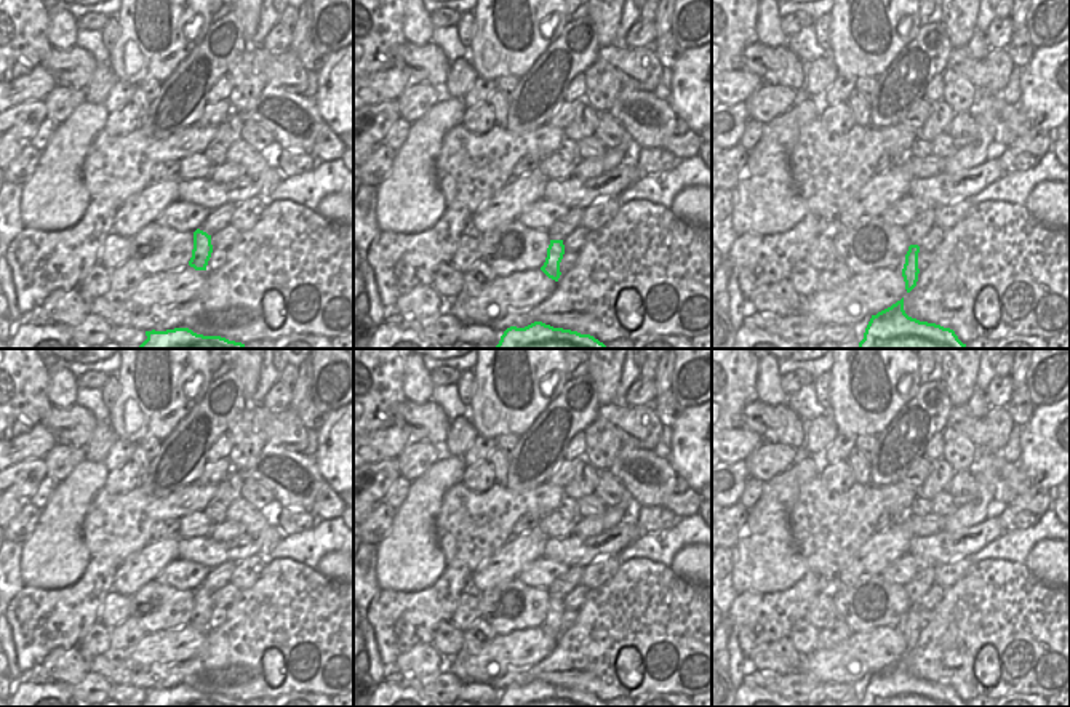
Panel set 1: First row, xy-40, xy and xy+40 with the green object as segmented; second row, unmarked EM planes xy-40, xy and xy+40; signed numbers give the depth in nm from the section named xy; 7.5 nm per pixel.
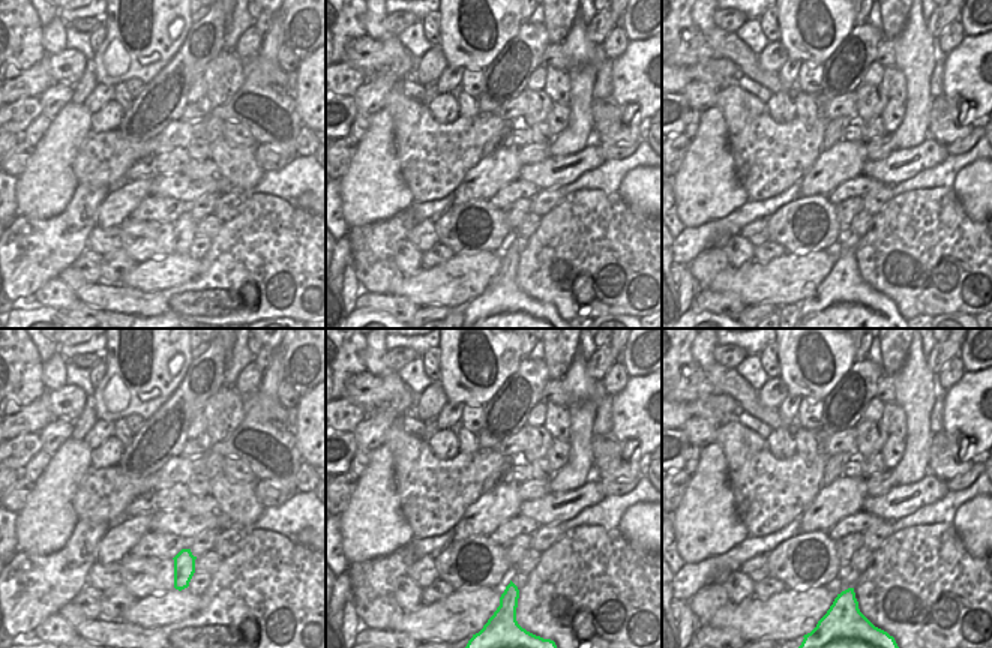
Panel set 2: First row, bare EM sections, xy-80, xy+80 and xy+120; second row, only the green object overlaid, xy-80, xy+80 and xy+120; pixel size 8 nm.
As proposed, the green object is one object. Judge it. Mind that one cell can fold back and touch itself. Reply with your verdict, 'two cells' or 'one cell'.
one cell

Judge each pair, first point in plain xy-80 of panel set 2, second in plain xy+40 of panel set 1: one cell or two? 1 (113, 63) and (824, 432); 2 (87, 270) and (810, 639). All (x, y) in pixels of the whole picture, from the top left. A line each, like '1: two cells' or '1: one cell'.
1: two cells
2: one cell

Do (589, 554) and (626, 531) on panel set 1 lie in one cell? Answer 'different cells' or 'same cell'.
same cell

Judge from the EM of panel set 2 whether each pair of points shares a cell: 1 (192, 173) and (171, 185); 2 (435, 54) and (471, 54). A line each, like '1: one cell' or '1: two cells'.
1: two cells
2: two cells

